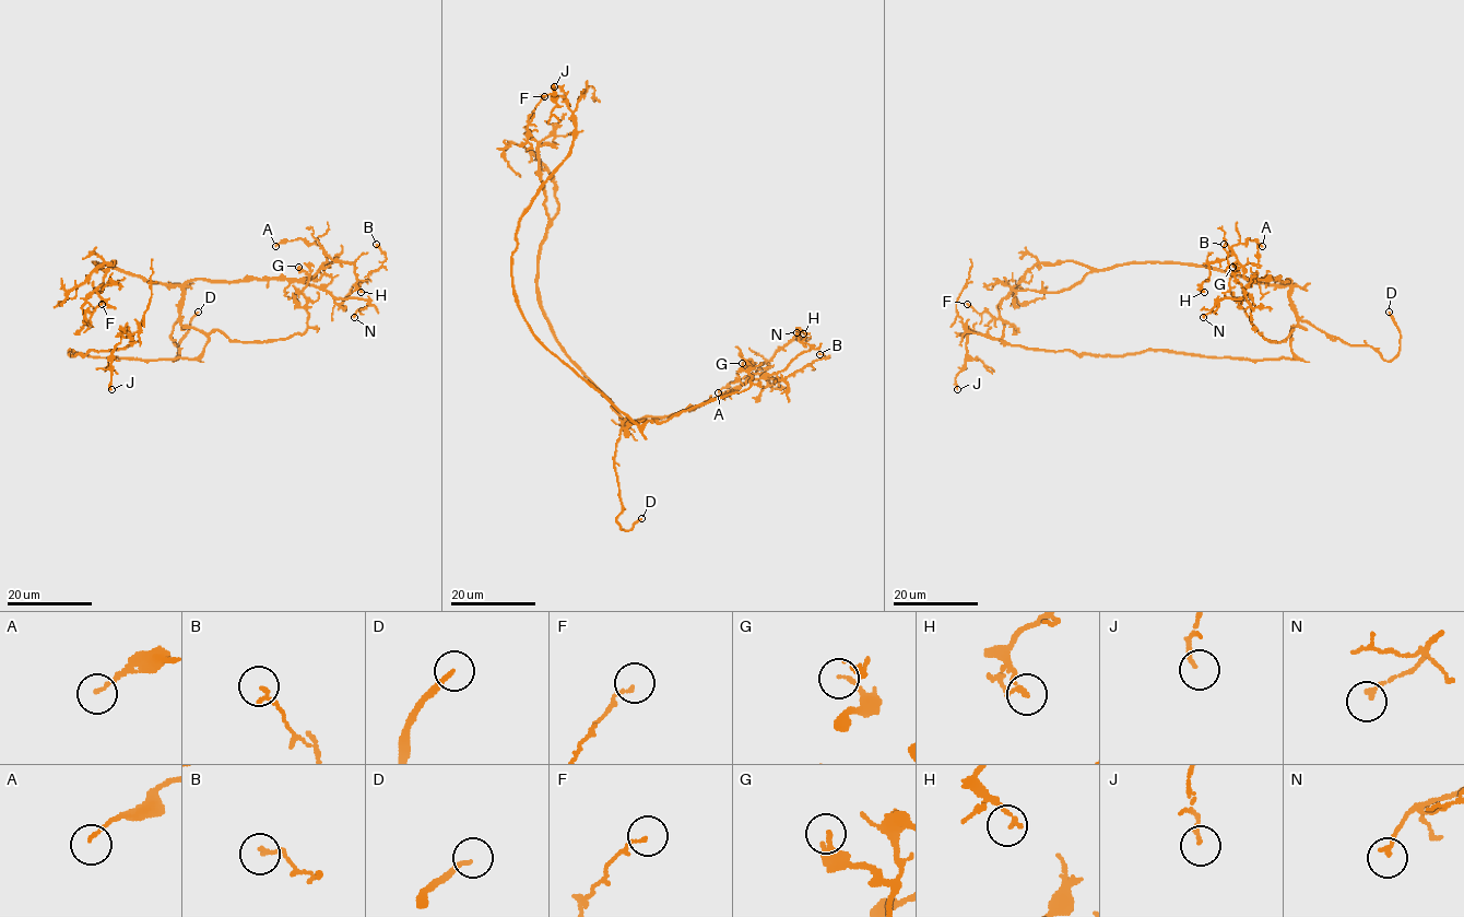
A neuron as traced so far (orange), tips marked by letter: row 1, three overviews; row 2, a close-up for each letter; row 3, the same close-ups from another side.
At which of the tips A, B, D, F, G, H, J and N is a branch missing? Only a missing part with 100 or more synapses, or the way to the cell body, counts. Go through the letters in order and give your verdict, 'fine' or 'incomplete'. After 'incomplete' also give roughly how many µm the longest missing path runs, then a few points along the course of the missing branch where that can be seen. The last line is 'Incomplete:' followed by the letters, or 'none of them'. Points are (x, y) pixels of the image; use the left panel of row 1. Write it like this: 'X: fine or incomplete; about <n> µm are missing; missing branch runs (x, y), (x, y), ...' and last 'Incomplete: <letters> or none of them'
A: fine
B: fine
D: incomplete; about 50 µm are missing; missing branch runs (198, 312), (198, 297), (232, 253), (232, 243), (222, 232), (185, 208), (165, 206)
F: fine
G: fine
H: fine
J: fine
N: fine
Incomplete: D

